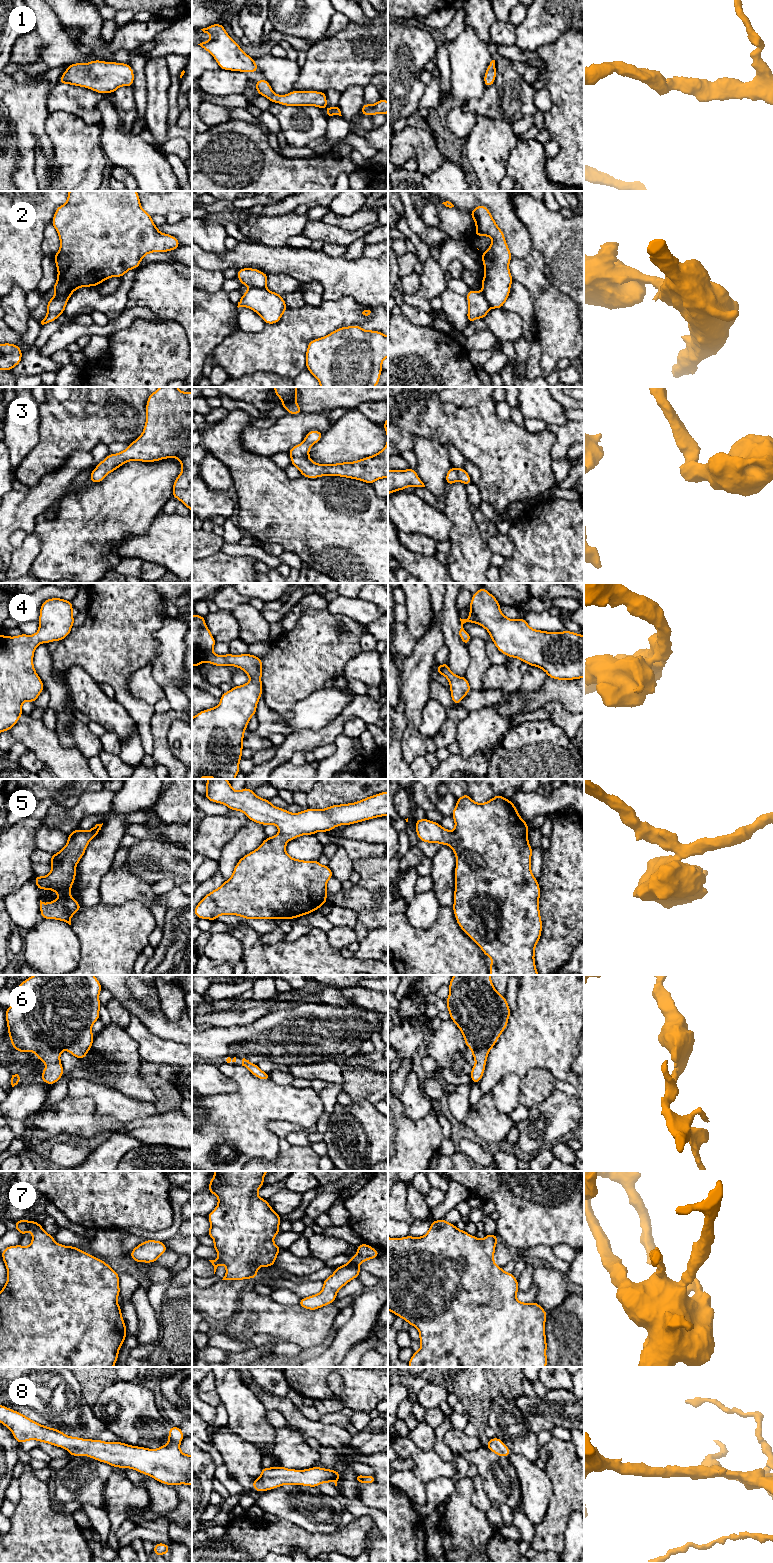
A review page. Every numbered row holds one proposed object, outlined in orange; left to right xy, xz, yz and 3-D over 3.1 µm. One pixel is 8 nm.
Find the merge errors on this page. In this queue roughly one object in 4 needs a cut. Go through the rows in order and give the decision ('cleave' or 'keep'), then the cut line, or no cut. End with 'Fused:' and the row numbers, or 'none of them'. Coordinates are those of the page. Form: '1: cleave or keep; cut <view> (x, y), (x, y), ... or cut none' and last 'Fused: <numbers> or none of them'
1: keep; cut none
2: cleave; cut xz (250, 287), (265, 288)
3: keep; cut none
4: keep; cut none
5: keep; cut none
6: keep; cut none
7: keep; cut none
8: keep; cut none
Fused: 2

